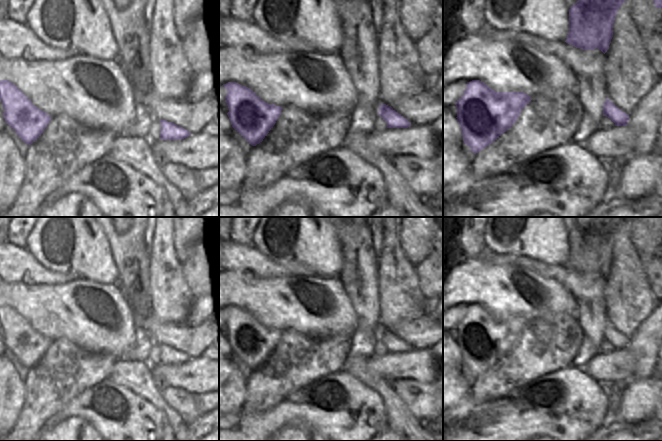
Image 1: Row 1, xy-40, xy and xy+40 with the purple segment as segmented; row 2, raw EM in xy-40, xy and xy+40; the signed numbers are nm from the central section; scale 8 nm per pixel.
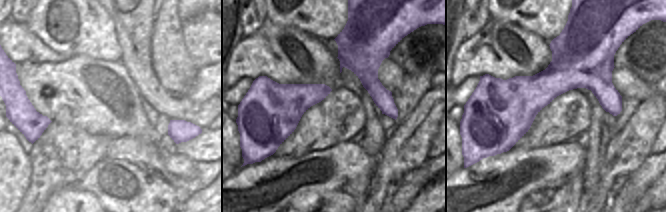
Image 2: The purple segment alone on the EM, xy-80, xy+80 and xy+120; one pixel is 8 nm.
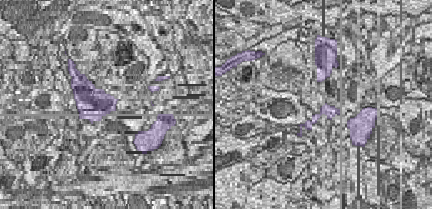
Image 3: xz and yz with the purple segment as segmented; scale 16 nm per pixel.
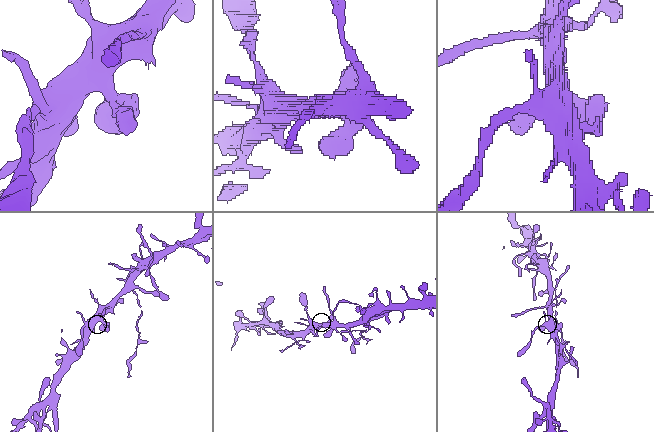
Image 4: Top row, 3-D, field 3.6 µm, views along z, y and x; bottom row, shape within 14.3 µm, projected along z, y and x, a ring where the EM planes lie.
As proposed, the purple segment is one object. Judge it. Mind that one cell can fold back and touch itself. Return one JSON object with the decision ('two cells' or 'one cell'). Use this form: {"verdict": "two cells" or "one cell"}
{"verdict": "one cell"}

